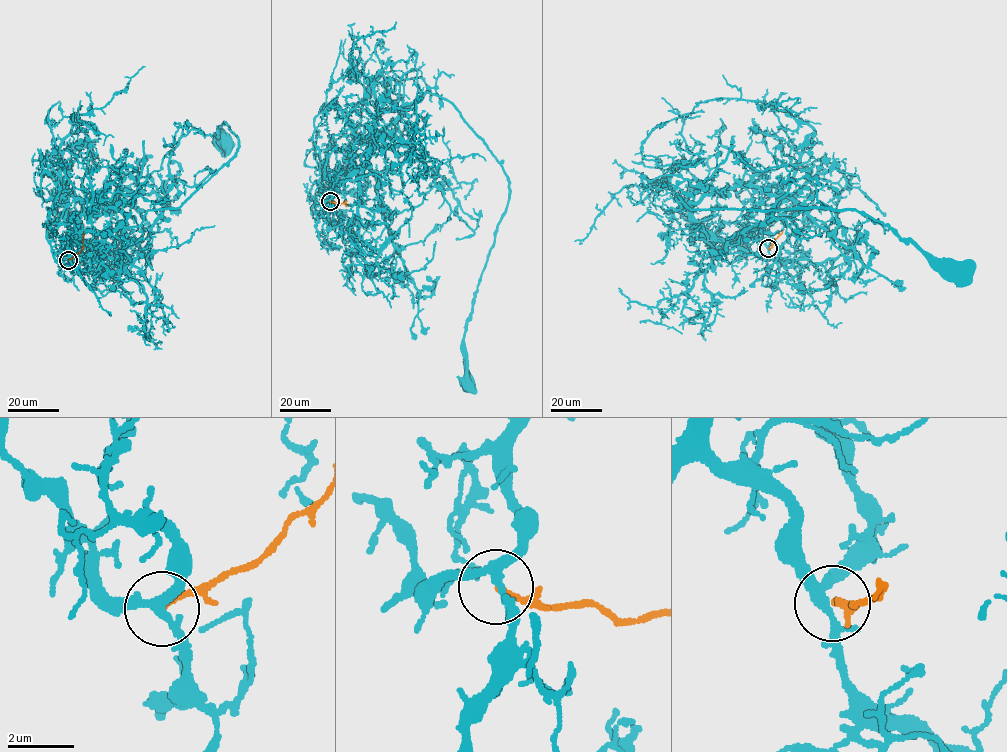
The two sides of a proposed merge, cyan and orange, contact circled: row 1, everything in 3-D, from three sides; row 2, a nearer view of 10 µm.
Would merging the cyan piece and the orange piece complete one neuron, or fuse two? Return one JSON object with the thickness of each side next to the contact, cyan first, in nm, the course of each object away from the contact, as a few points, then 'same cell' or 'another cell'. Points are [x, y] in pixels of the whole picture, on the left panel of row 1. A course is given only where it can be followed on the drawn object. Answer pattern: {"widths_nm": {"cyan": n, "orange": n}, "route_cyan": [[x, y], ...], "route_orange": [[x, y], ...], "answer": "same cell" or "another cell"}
{"widths_nm": {"cyan": 260, "orange": 140}, "route_cyan": [[68, 260], [74, 244], [102, 258], [117, 227], [180, 206], [236, 152], [224, 121], [221, 142]], "route_orange": [[68, 260], [81, 250], [84, 231]], "answer": "another cell"}

